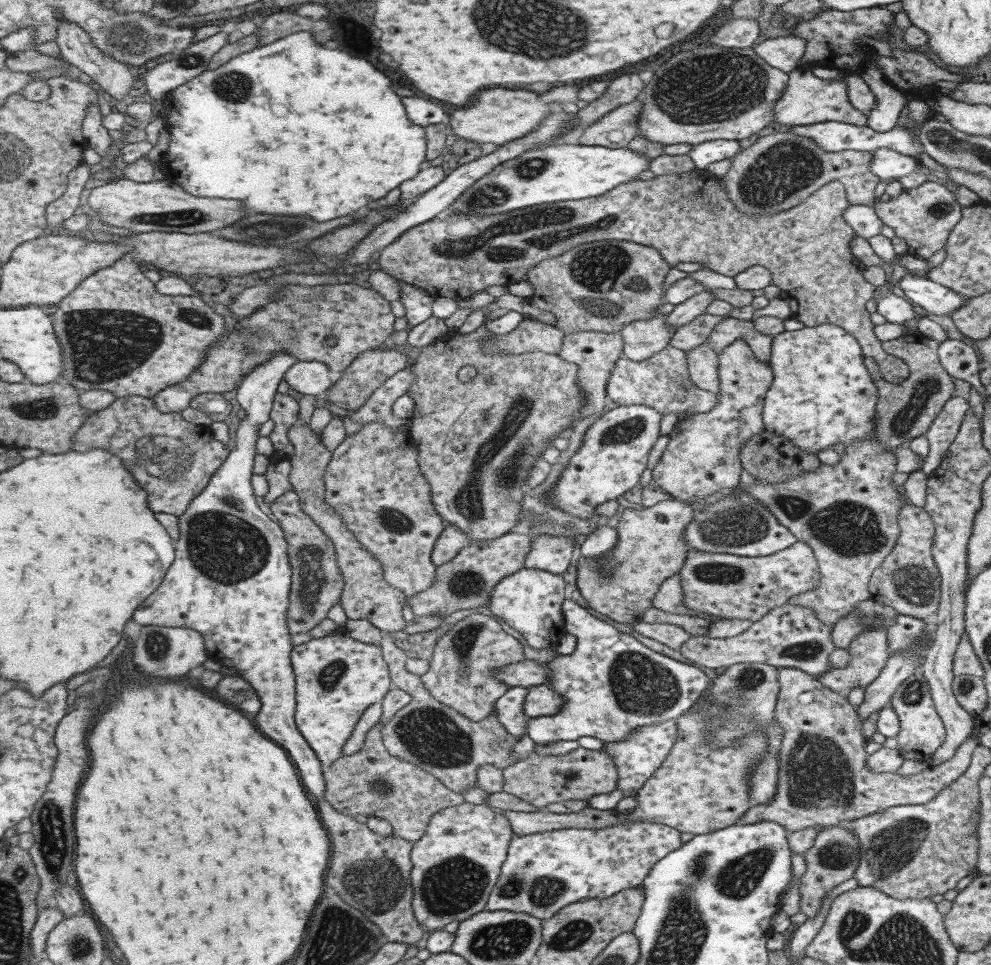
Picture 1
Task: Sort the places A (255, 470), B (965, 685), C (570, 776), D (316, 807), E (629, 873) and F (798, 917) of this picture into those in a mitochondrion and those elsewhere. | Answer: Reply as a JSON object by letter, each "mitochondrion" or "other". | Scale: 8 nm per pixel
{"A":"other","B":"mitochondrion","C":"other","D":"other","E":"other","F":"other"}

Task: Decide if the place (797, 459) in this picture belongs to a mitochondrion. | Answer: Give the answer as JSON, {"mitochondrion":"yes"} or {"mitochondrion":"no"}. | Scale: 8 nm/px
{"mitochondrion":"no"}

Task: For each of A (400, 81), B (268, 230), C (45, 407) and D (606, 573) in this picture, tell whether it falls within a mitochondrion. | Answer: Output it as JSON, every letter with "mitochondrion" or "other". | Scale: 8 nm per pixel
{"A":"other","B":"mitochondrion","C":"mitochondrion","D":"mitochondrion"}

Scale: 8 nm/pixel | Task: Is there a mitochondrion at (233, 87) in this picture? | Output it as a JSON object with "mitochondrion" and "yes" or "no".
{"mitochondrion":"yes"}

